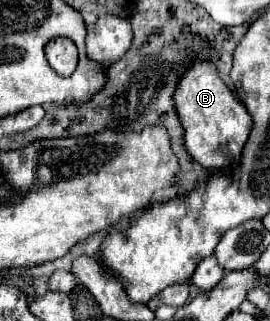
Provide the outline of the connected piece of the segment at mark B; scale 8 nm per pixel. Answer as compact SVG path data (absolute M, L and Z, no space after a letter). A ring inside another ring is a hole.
M191 57L173 97L179 123L185 133L185 149L189 155L209 171L231 169L239 163L243 143L251 131L251 115L233 91L223 83L215 65L203 57ZM219 123L219 125L217 125Z

